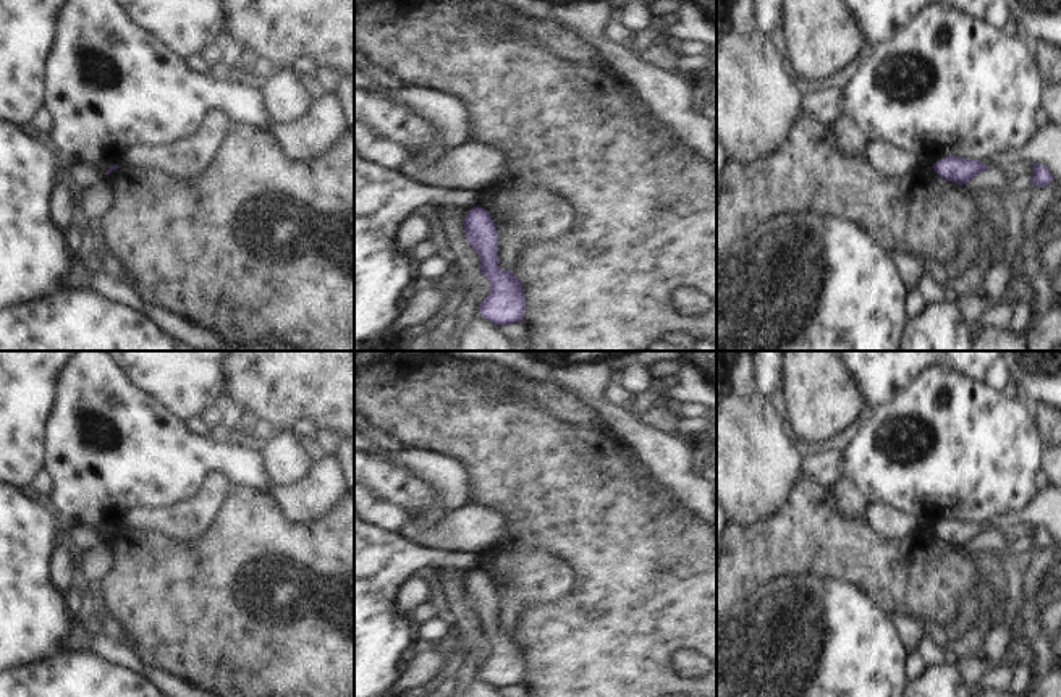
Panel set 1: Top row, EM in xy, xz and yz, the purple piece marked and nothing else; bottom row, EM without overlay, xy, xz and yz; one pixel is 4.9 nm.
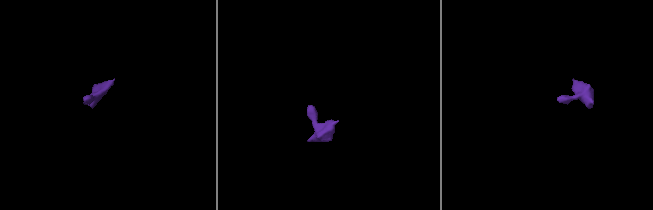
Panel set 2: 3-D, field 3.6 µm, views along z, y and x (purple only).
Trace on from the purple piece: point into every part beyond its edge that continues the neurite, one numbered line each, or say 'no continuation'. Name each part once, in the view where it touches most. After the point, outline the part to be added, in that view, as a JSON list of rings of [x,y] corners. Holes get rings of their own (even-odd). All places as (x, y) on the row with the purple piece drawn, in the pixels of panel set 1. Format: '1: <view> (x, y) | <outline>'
no continuation

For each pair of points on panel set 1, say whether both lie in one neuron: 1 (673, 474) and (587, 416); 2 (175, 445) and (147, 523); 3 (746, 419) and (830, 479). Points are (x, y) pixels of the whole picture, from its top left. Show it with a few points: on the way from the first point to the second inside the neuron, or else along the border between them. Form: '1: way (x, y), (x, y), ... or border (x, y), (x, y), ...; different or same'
1: border (584, 405), (621, 440); different
2: border (190, 497), (167, 506), (138, 506), (118, 524); different
3: border (801, 460), (801, 471), (804, 474); different

